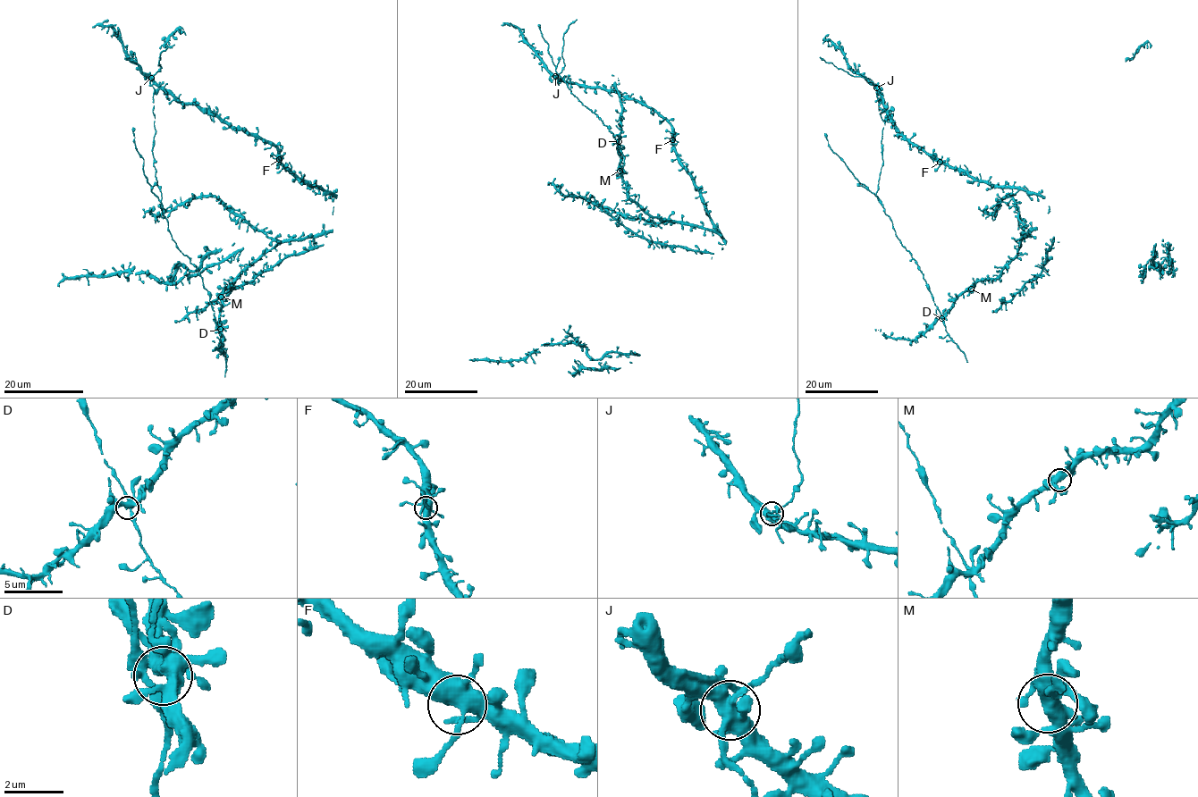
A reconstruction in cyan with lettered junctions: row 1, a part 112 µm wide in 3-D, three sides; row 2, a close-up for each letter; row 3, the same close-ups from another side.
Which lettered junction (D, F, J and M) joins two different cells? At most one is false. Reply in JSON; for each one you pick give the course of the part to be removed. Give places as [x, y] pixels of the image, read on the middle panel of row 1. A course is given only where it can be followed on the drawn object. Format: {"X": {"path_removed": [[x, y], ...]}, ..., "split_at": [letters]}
{"split_at": []}

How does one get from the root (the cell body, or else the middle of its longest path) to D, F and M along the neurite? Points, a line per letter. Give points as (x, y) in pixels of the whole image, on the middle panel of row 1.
D: (606, 126), (615, 140), (619, 141)
F: (606, 126), (571, 92), (564, 75), (559, 84), (557, 78), (641, 101), (666, 120), (672, 139)
M: (606, 126), (618, 144), (620, 171)

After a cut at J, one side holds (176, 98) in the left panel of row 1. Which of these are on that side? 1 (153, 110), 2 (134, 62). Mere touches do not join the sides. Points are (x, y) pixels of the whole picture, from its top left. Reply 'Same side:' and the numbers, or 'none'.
Same side: 1, 2

